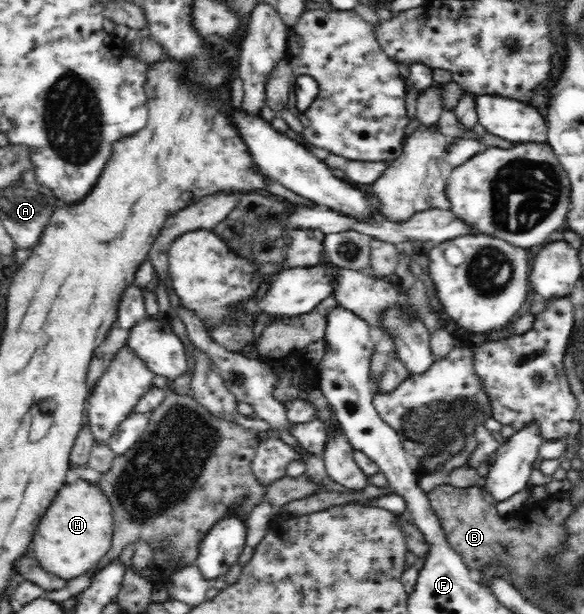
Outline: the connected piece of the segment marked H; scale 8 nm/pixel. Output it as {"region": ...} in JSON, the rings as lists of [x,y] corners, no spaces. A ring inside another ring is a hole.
{"region":[[[77,479],[59,490],[33,534],[31,548],[47,572],[69,580],[85,574],[107,554],[111,548],[111,534],[113,514],[107,496],[99,485]]]}

